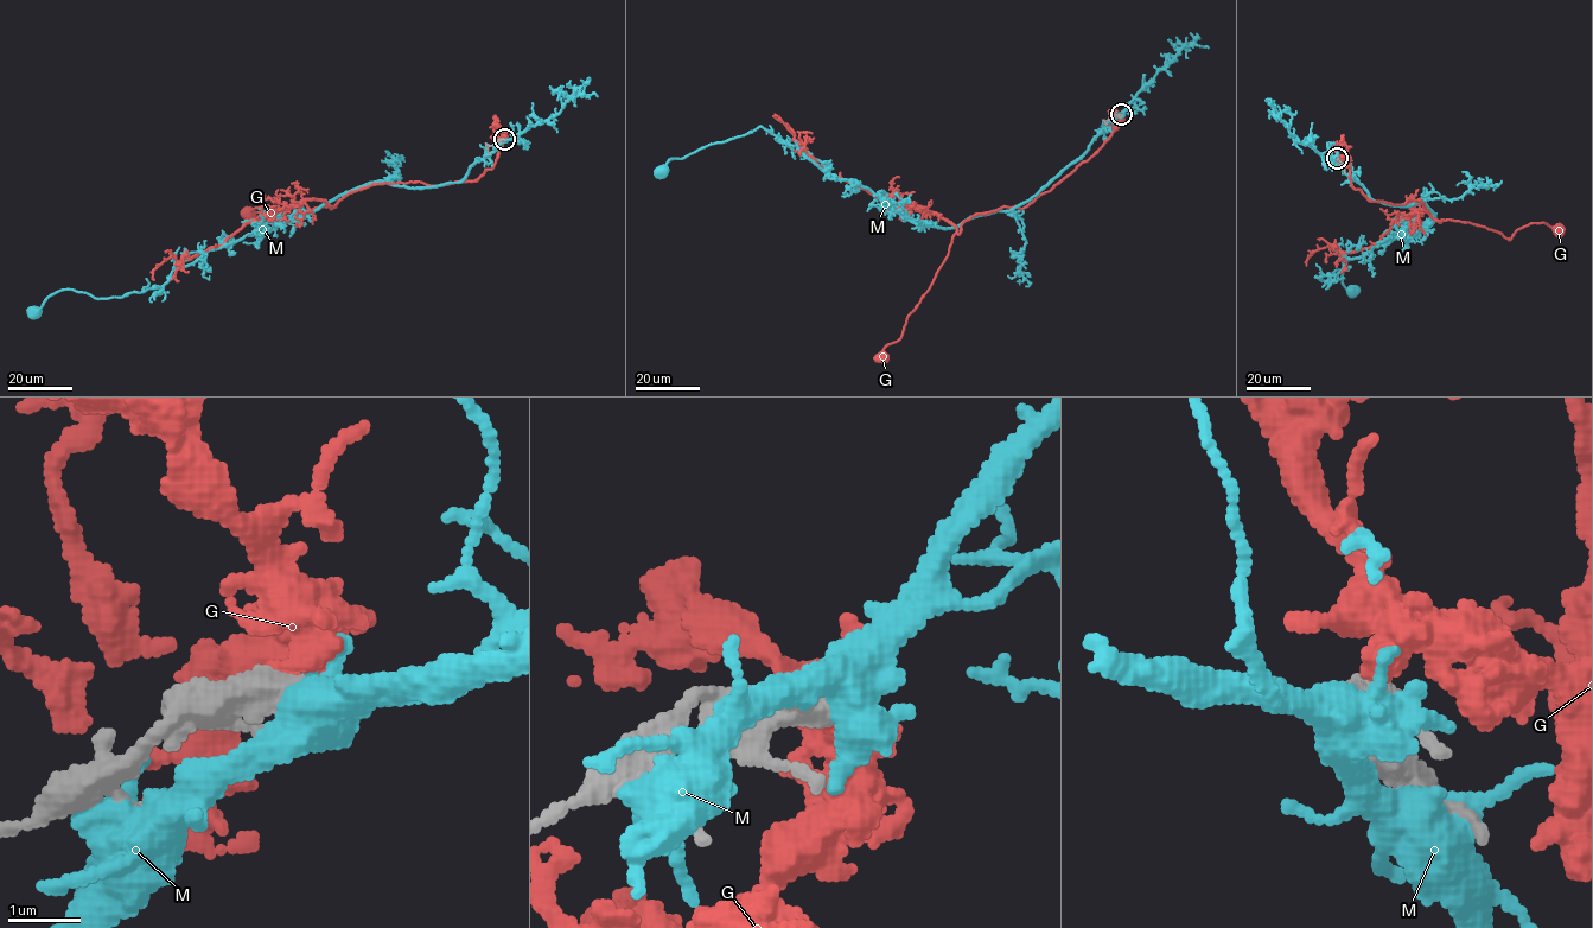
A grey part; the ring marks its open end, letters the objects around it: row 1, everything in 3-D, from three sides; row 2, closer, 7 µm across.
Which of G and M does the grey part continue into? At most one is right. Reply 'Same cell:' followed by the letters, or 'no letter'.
Same cell: no letter

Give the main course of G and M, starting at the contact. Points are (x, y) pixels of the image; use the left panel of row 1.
G: (503, 139), (494, 166), (473, 180), (377, 183), (286, 223), (271, 205), (248, 213)
M: (504, 140), (459, 182), (369, 182), (209, 248), (163, 285), (94, 298), (63, 290), (30, 311)

